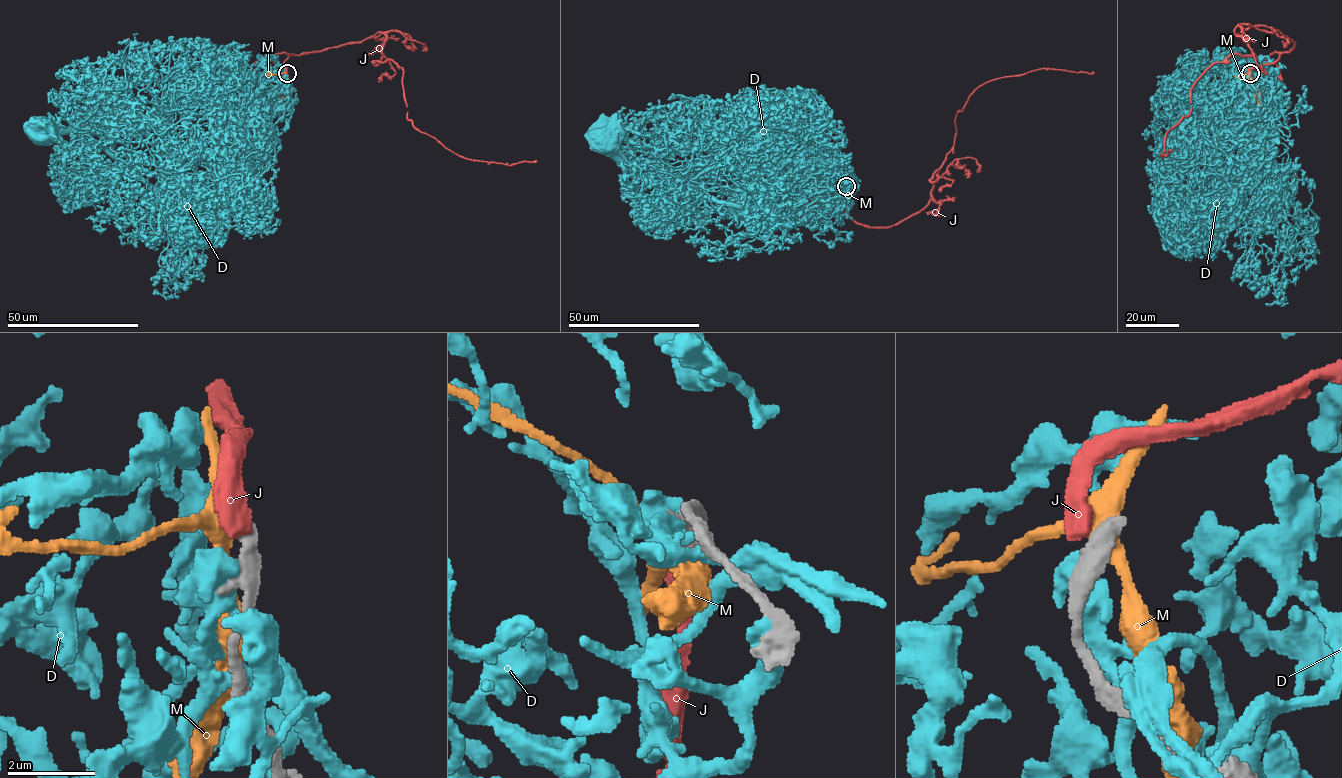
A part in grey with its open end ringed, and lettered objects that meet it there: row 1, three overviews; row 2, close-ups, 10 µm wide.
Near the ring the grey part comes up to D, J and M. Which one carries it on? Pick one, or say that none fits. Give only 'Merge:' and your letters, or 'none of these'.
Merge: none of these

